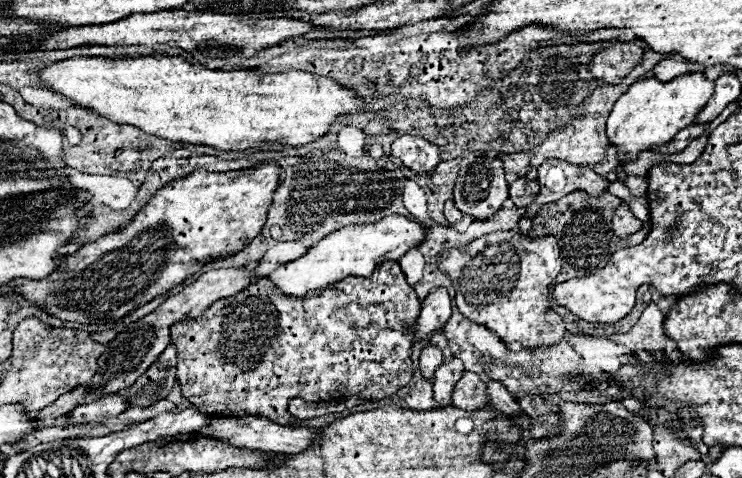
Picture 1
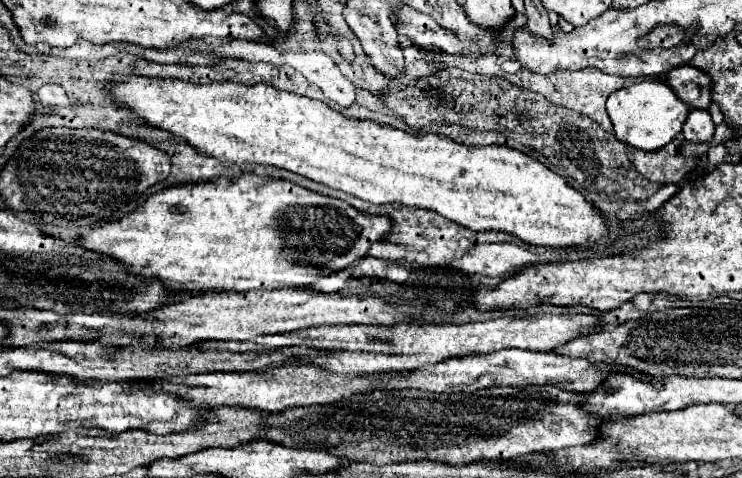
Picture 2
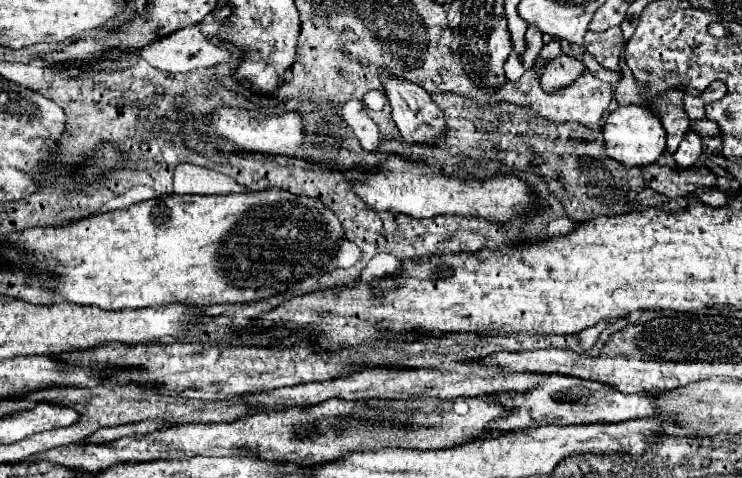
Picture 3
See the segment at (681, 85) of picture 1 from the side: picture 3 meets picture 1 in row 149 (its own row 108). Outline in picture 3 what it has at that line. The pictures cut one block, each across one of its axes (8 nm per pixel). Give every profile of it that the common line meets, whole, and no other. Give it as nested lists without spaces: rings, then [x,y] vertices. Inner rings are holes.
[[[630,104],[630,106],[618,106],[614,112],[608,114],[604,122],[604,142],[606,142],[606,154],[624,166],[646,166],[658,160],[658,156],[666,148],[666,134],[664,126],[660,122],[660,116],[650,106]]]

